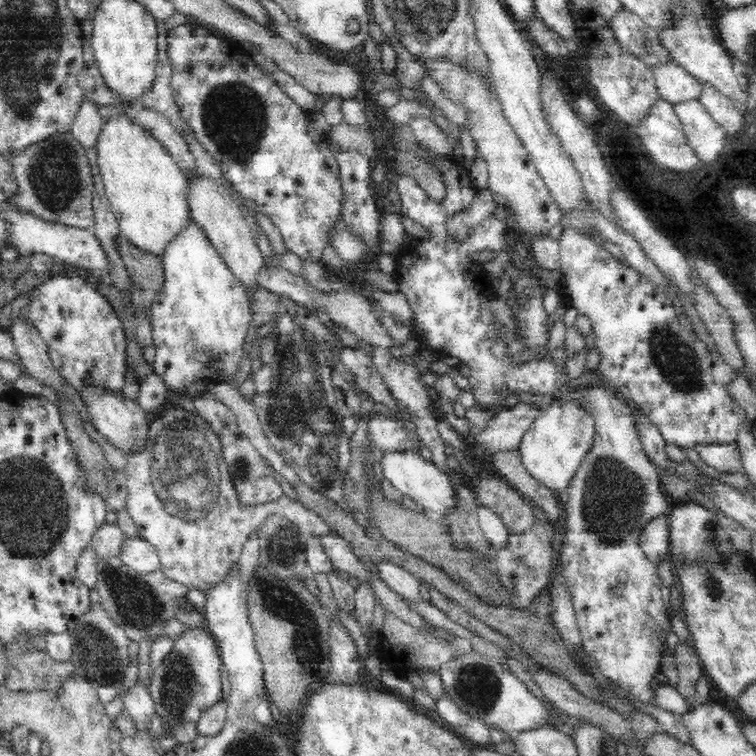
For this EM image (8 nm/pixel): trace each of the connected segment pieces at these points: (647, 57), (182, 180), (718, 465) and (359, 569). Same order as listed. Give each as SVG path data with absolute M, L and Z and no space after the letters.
M618 8L607 24L618 44L636 54L648 66L658 59L668 57L667 52L658 44L654 36L654 29L630 10Z
M125 120L106 122L96 147L97 161L102 167L106 194L114 211L114 220L119 232L139 250L160 259L164 258L170 244L193 228L187 199L187 173L162 144Z
M733 442L706 446L700 448L698 453L704 464L714 468L718 473L743 473L739 451Z
M320 535L315 541L326 555L326 559L330 561L330 565L345 570L360 580L365 580L368 569L357 560L357 554L351 549L349 541L344 536Z

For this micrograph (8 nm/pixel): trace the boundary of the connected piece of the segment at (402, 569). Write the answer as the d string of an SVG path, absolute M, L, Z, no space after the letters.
M383 556L375 566L393 591L404 594L410 600L418 600L418 580L403 564L386 560Z

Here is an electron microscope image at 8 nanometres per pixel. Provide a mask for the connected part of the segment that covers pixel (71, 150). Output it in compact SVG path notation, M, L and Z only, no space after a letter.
M71 128L53 132L45 139L30 144L18 158L11 161L14 176L20 183L20 198L13 202L48 222L93 231L92 181L86 150L78 137L74 137Z

